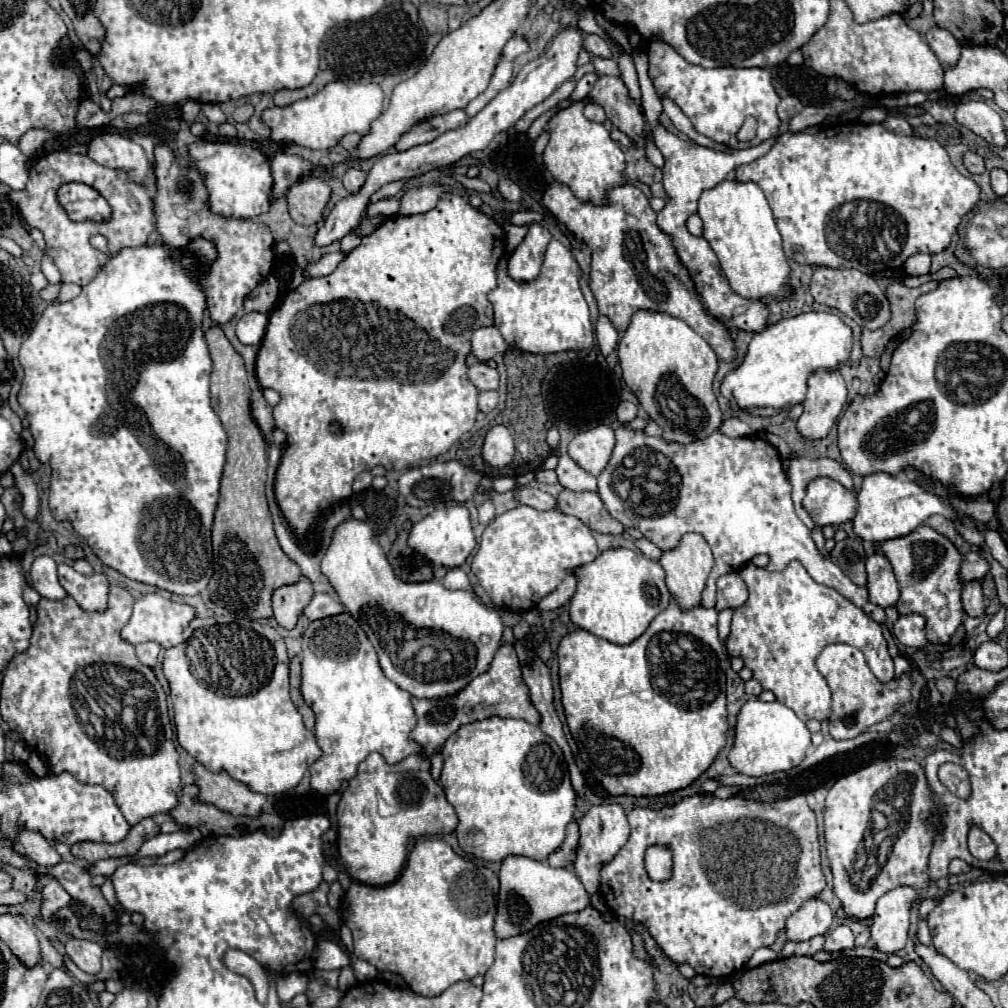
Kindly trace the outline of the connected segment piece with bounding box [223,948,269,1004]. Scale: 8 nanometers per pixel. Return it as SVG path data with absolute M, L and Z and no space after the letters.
M227 950L223 956L223 962L229 970L233 970L235 974L241 974L245 978L249 978L249 982L253 984L255 992L257 992L257 1000L259 1002L267 1002L267 990L269 990L269 978L263 970L263 966L253 960L249 954L245 954L243 950Z

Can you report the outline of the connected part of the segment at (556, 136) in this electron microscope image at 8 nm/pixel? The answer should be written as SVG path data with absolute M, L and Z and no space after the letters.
M575 102L573 106L561 110L561 114L557 114L545 130L551 134L551 138L543 152L543 162L553 180L569 186L575 198L581 202L607 206L609 190L625 182L625 156L619 144L611 140L605 126L589 122L583 116L583 102Z

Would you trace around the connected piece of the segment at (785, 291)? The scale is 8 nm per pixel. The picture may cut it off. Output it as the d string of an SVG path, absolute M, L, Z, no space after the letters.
M723 180L711 190L705 190L705 194L699 200L699 216L703 220L703 238L713 246L719 264L729 280L729 286L743 298L753 298L753 300L765 300L765 298L775 298L775 300L785 300L793 296L791 290L791 266L787 256L783 254L781 246L781 236L775 226L769 202L763 194L763 190L753 184L753 182L737 182L737 180Z

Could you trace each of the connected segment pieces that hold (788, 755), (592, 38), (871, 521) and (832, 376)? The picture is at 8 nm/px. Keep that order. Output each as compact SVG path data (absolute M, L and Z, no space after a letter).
M749 698L737 718L735 744L729 752L729 762L741 774L763 776L781 770L791 770L801 764L805 752L811 744L811 732L797 714L781 702L761 702L759 698Z
M587 34L587 36L585 36L585 50L587 50L589 54L601 56L601 58L611 58L611 56L613 56L609 44L607 44L601 36L595 36L595 34Z
M877 472L877 474L865 476L861 488L857 490L857 512L853 518L853 532L861 540L885 542L885 540L893 540L893 538L913 532L919 524L923 524L933 514L947 516L949 520L955 518L955 512L947 508L947 504L943 504L937 496L929 494L915 482L903 476L891 476L891 474Z
M817 370L809 378L809 392L803 400L803 414L797 420L797 430L807 440L821 440L829 434L847 400L845 380L839 370Z

